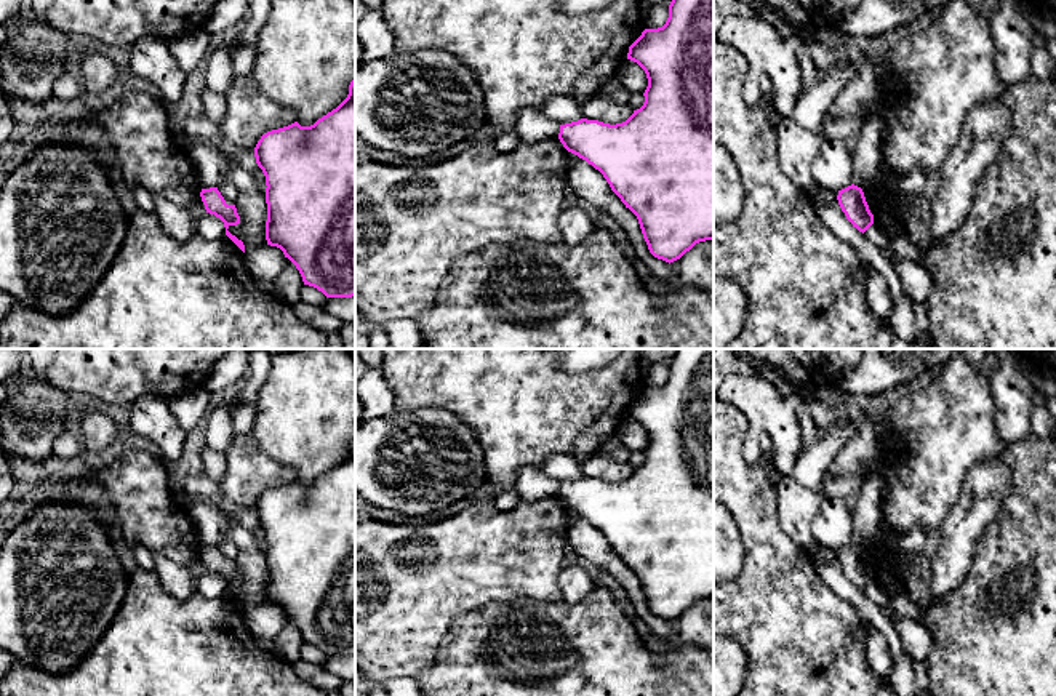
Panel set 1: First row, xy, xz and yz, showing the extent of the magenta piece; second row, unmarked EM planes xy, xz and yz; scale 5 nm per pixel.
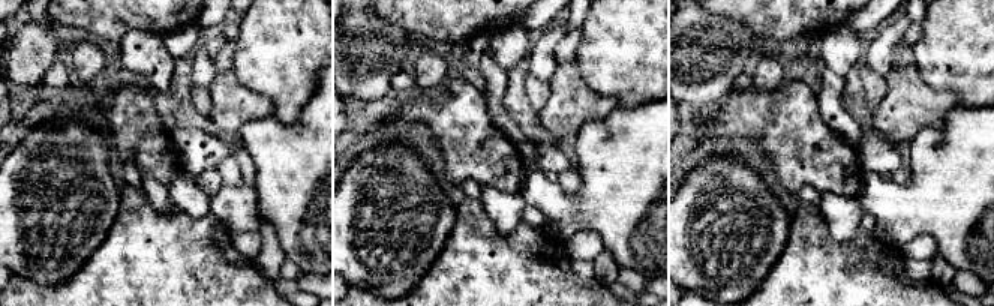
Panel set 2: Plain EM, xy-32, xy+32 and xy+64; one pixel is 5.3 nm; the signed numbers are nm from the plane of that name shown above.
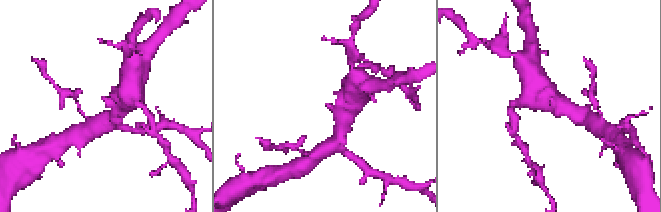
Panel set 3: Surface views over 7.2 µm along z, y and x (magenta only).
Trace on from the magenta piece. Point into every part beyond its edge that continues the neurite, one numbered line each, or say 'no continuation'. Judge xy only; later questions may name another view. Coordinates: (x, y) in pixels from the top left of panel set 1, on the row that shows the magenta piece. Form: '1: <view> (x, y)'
no continuation

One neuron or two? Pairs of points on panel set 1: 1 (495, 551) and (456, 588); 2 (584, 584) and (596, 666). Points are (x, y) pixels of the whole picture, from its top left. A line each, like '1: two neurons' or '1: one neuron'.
1: one neuron
2: two neurons

